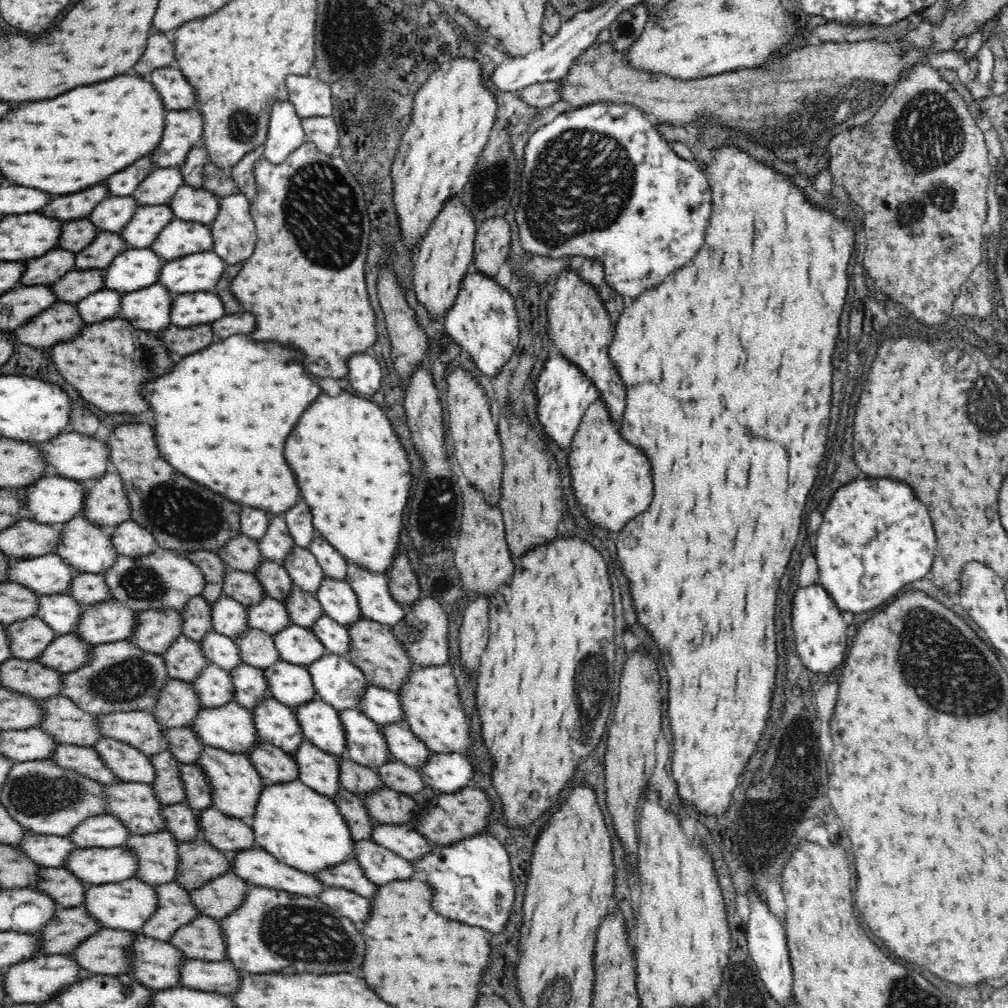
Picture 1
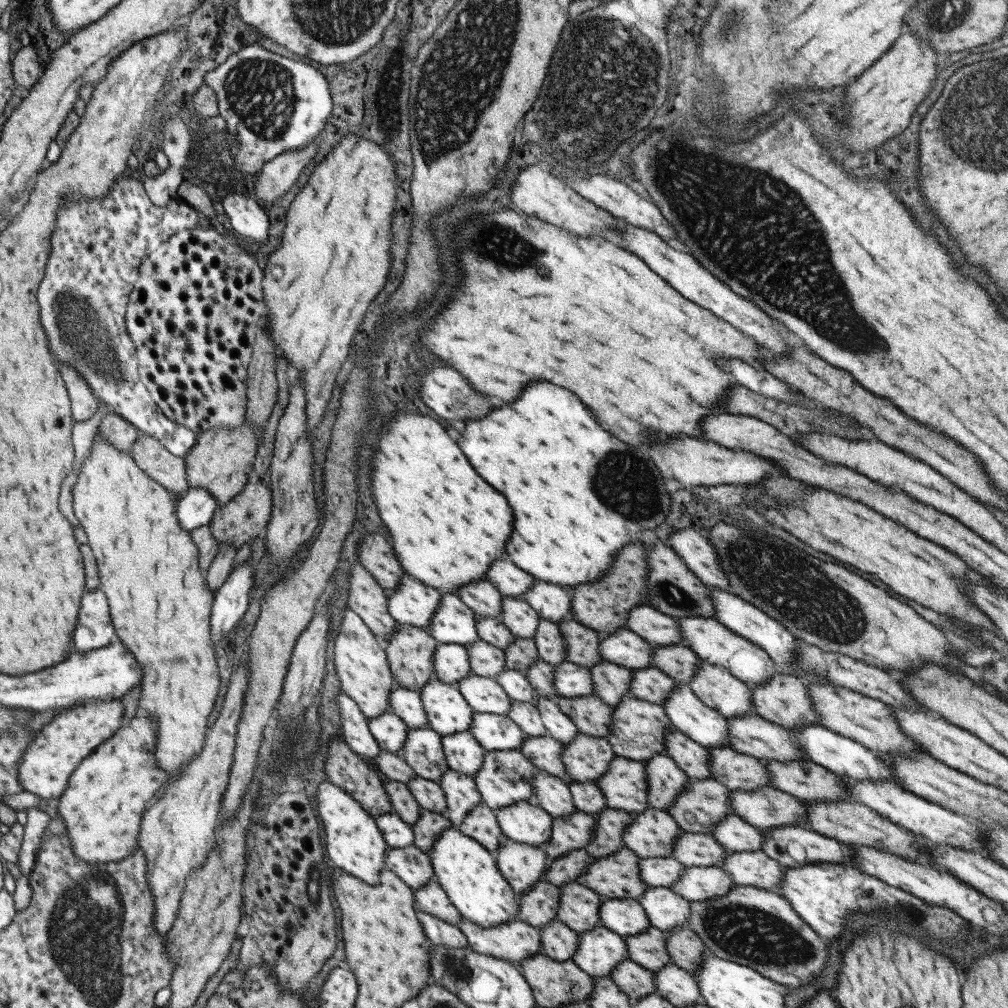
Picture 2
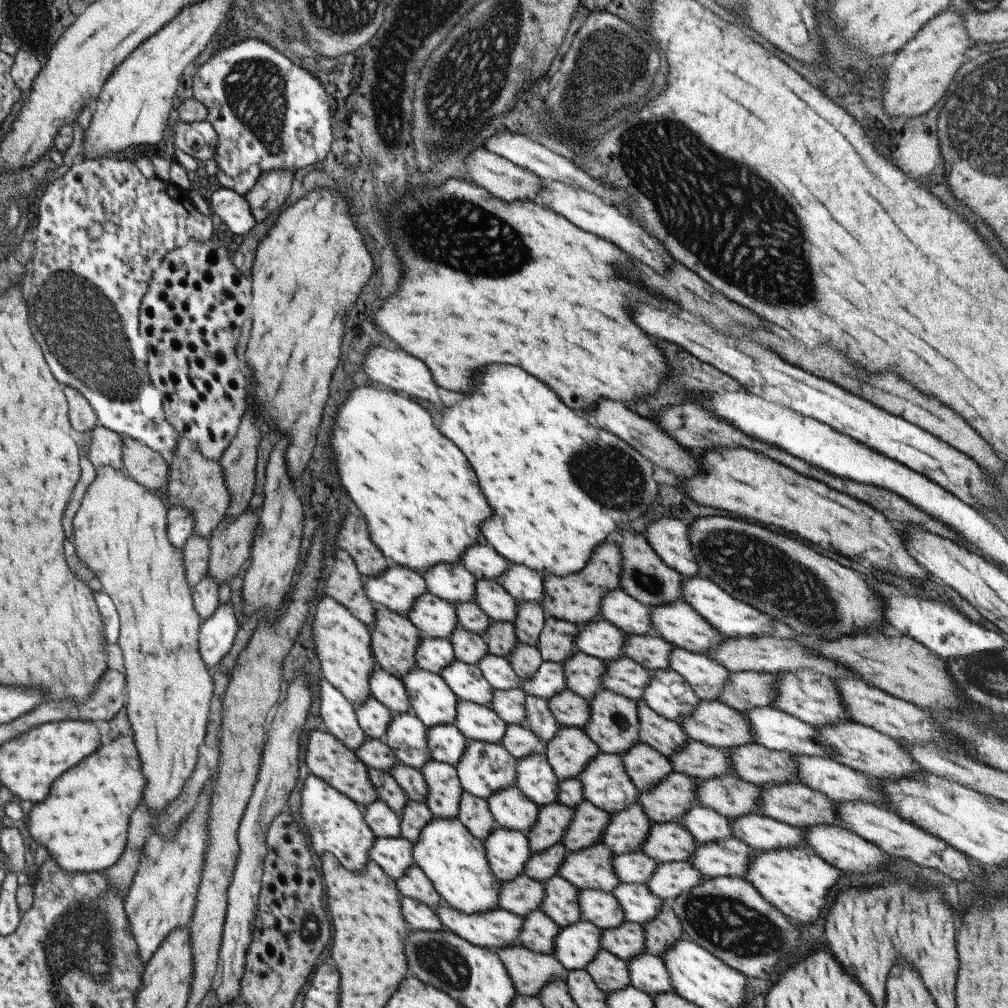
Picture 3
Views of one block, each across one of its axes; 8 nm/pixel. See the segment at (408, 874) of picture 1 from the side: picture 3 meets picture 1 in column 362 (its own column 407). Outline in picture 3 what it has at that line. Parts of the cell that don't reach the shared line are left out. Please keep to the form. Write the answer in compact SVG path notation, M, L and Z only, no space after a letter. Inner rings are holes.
M378 837L368 856L369 859L377 862L388 877L398 880L402 879L410 866L415 863L412 860L412 846L412 842L401 837Z

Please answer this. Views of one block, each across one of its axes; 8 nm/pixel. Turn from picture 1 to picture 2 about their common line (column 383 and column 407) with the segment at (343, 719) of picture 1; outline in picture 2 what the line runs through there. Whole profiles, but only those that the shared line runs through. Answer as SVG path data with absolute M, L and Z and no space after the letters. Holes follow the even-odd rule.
M429 726L411 728L398 754L418 777L438 783L450 769L444 756L442 737Z

